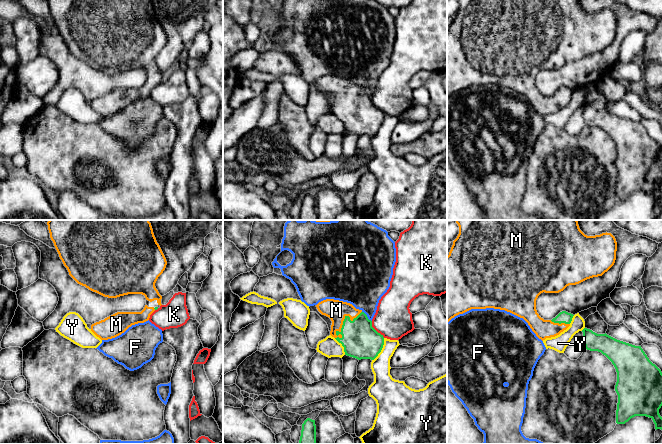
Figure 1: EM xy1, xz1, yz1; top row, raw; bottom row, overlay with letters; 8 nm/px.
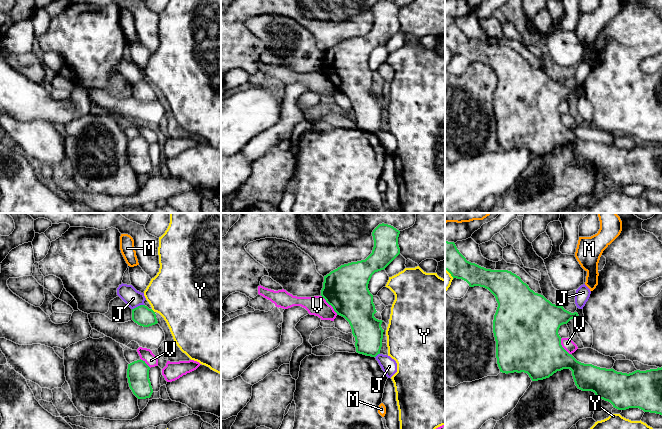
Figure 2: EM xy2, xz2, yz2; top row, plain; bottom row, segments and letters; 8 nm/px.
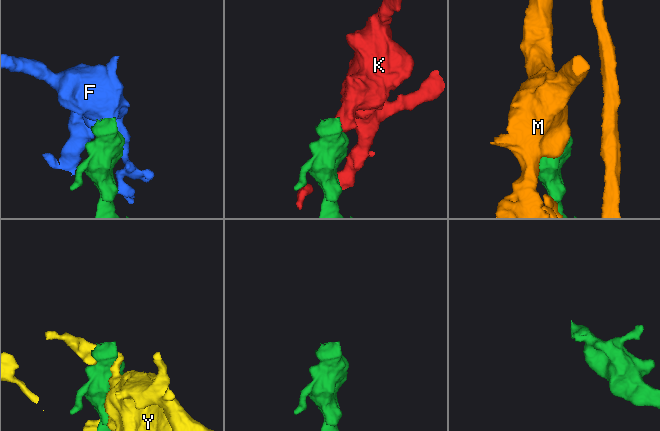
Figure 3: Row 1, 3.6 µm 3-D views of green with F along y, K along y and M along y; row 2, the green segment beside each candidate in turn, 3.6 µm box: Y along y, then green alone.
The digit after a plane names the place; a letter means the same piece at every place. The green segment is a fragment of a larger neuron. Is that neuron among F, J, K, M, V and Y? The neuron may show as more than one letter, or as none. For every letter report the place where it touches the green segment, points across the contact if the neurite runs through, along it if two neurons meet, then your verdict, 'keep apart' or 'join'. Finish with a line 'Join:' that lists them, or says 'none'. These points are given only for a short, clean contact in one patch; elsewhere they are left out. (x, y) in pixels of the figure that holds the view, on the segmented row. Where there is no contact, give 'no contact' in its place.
F: meets green in xz1 at (366, 316); border along xz1 (362, 311), (371, 321); keep apart
J: meets green in xy2 at (138, 306); keep apart
K: meets green in xz1 at (375, 330); border along xz1 (371, 321), (371, 325), (384, 337); keep apart
M: meets green in xz1 at (344, 319); join
V: meets green in xz2 at (330, 304); keep apart
Y: meets green in xz1 at (381, 349); keep apart
Join: M

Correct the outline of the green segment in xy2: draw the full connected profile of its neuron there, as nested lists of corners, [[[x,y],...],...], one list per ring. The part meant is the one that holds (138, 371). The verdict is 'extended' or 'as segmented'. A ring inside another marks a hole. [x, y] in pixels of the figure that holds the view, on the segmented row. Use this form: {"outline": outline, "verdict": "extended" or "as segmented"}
{"outline": [[[141,359],[128,364],[129,387],[138,399],[150,398],[153,393],[149,370],[150,367]]], "verdict": "as segmented"}

